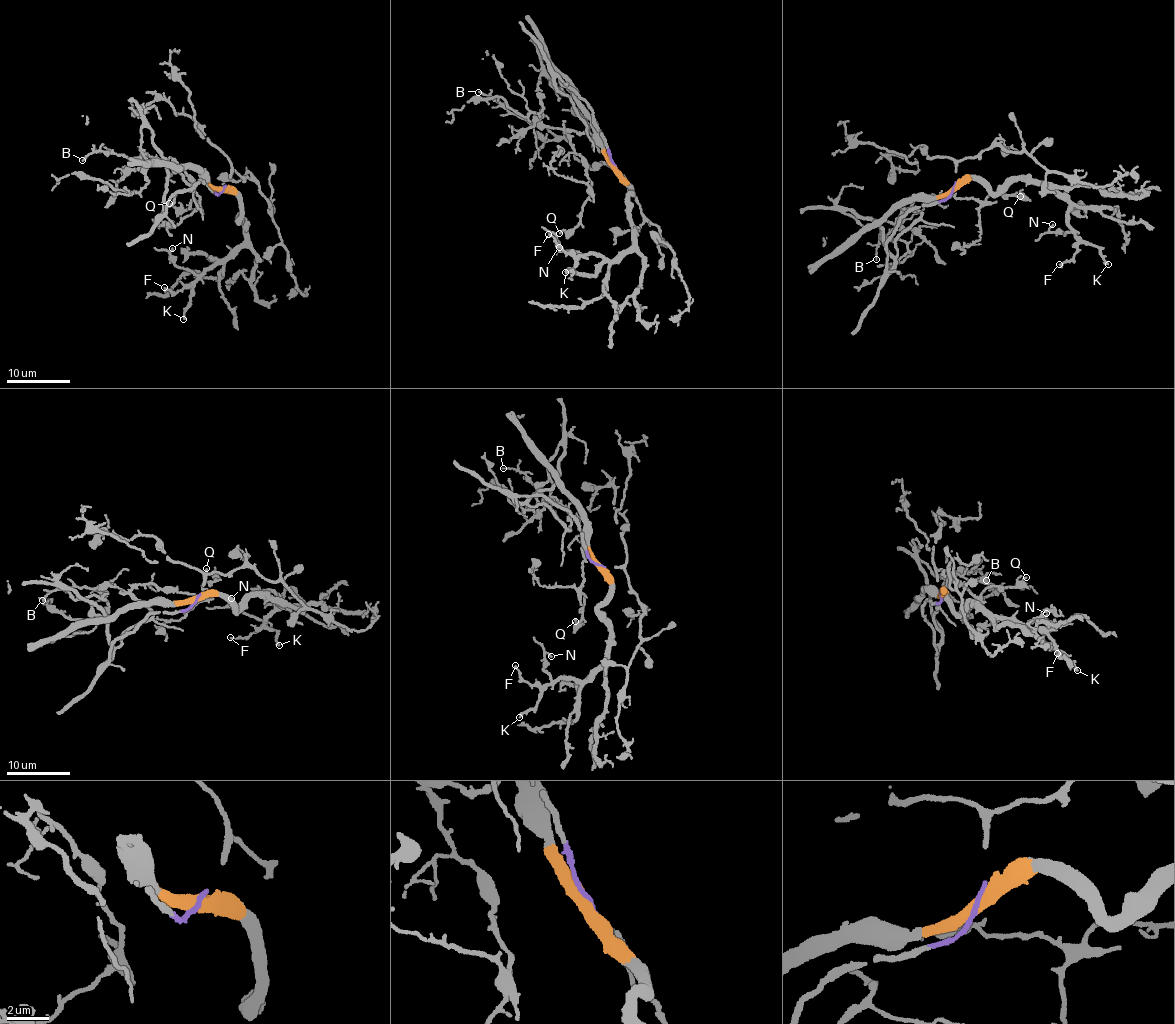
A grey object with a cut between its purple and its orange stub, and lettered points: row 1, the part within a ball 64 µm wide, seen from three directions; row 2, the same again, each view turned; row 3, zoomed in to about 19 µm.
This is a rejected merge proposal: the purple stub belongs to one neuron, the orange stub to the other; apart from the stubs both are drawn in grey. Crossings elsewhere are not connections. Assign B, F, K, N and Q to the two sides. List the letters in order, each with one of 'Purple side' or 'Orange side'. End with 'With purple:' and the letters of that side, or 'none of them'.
B: Purple side
F: Orange side
K: Orange side
N: Orange side
Q: Purple side
With purple: B, Q

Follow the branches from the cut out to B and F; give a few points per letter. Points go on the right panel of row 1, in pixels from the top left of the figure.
B: (954, 187), (905, 213), (887, 244), (887, 272), (895, 242), (921, 215), (906, 208), (876, 260)
F: (954, 188), (972, 179), (993, 192), (1013, 180), (1030, 180), (1061, 195), (1069, 205), (1076, 252), (1060, 264)

